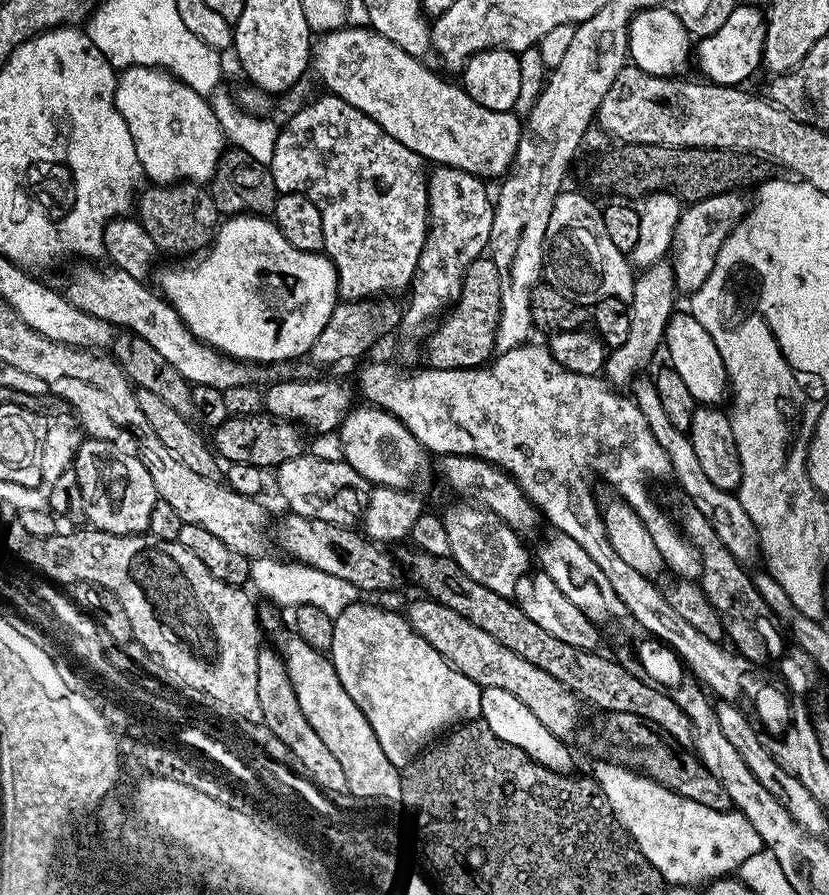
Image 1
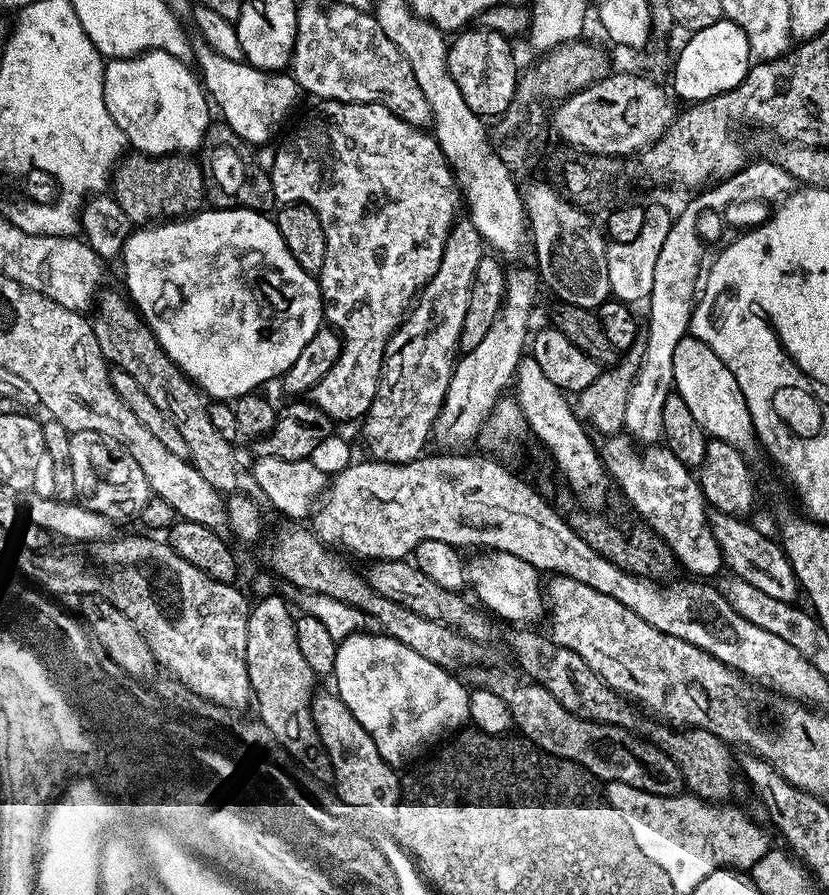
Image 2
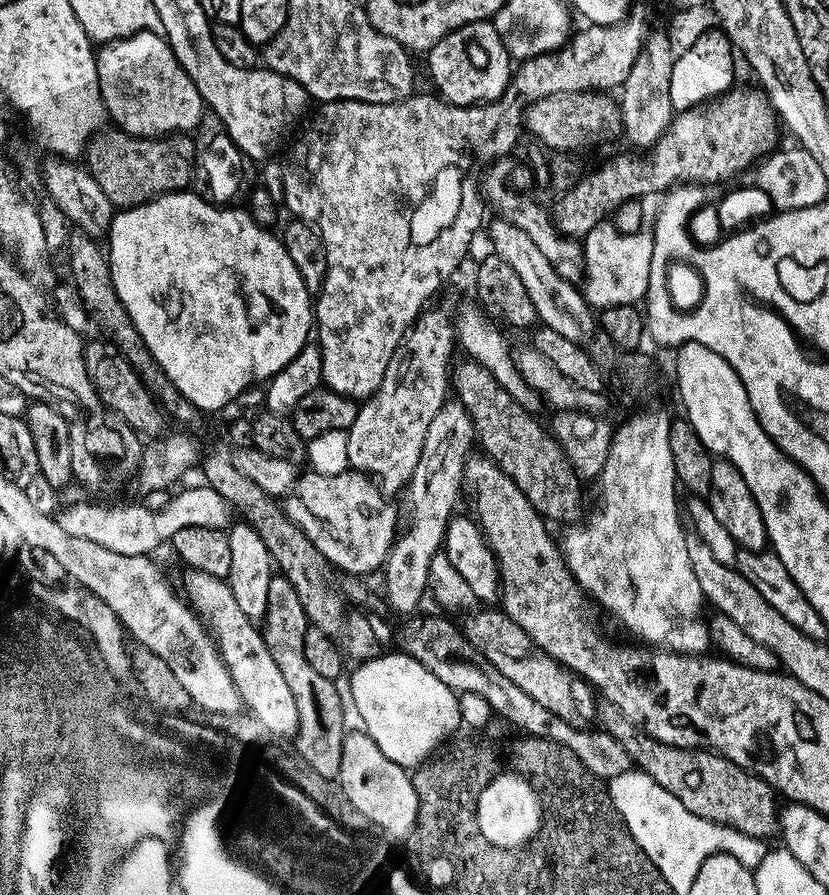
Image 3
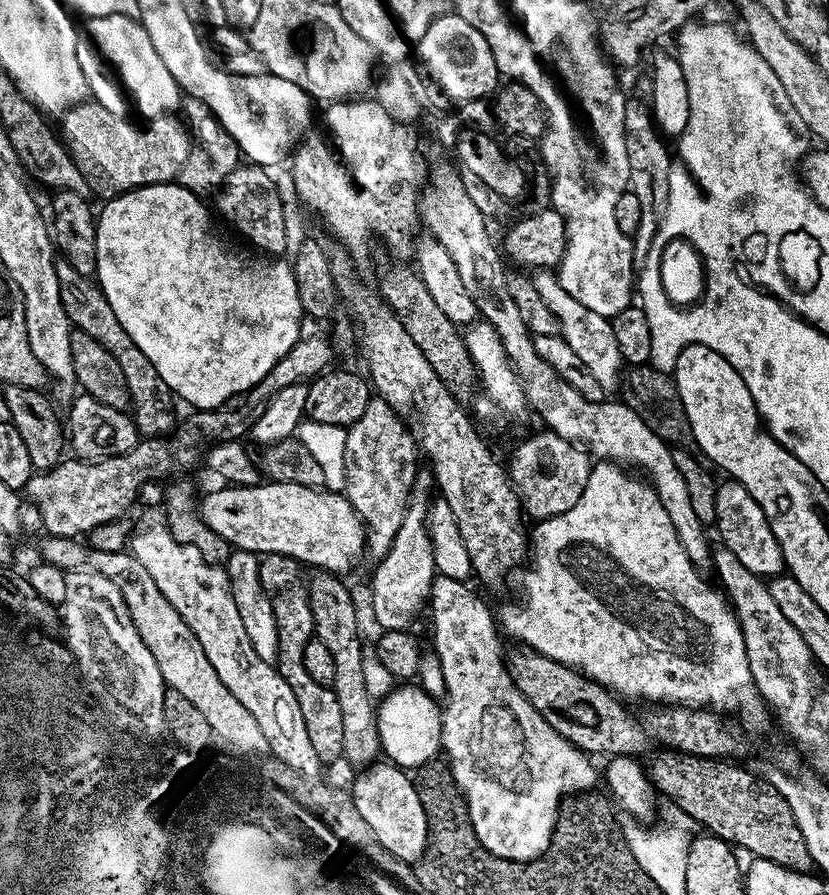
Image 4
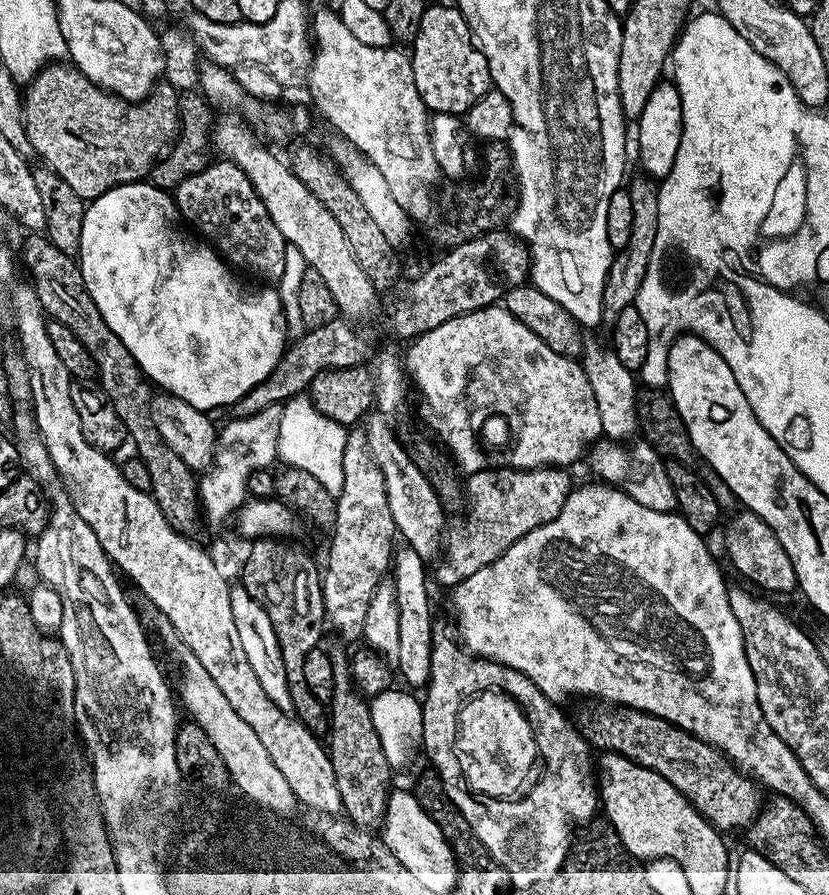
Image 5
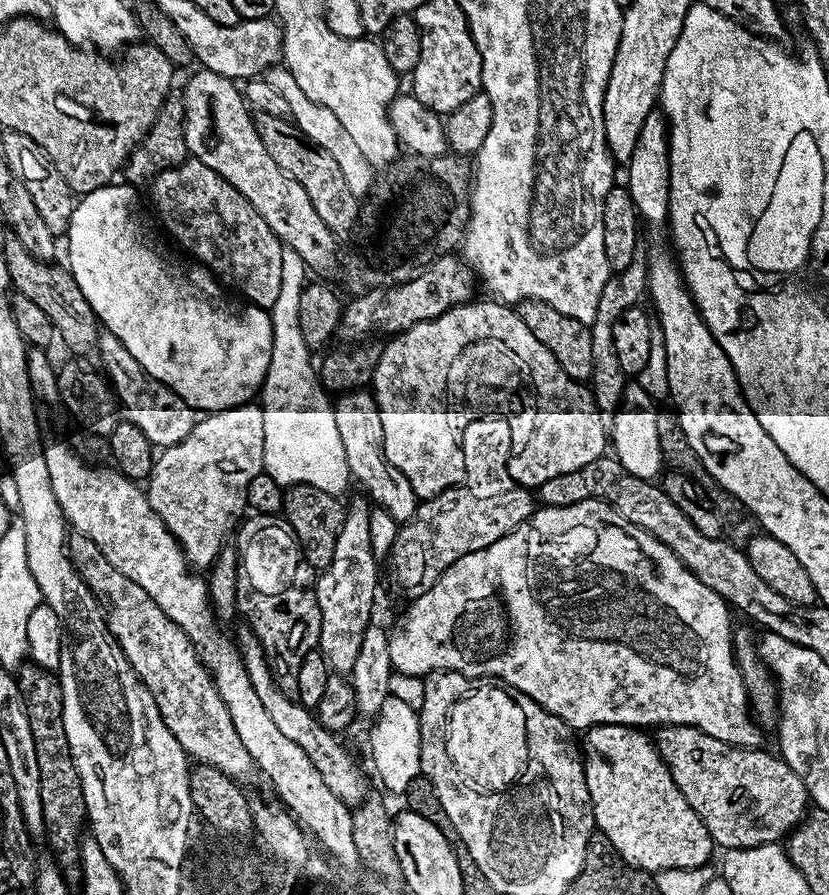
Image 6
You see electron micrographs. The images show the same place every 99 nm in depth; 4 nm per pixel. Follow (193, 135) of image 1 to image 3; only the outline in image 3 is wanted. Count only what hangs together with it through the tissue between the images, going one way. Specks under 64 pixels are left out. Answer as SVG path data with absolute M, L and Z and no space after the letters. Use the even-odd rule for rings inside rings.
M139 32L124 40L113 40L96 52L96 69L100 75L100 93L104 99L104 111L117 129L131 136L170 136L188 134L199 129L200 119L205 114L204 99L198 94L192 79L182 70L174 58L172 47L159 32Z

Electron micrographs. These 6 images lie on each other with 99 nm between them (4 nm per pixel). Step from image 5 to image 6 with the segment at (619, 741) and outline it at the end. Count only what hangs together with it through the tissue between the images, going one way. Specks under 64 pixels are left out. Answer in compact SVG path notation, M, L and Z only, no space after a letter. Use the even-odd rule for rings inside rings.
M665 724L657 727L655 732L658 754L672 771L678 790L682 790L682 798L686 798L694 814L702 818L702 826L706 826L713 845L720 847L721 844L721 849L727 850L774 844L783 841L808 815L810 801L806 786L779 755L771 756L760 748L739 748L722 742L722 738L710 738L710 734L685 724Z

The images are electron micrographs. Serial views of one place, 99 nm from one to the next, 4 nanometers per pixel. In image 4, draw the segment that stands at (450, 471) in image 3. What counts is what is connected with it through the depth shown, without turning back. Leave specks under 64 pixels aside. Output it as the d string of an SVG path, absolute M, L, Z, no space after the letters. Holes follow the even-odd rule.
M417 475L410 493L408 507L404 510L402 526L398 526L398 534L394 534L394 540L386 553L379 561L376 573L372 576L372 616L384 630L404 630L409 627L408 623L419 614L425 611L432 594L432 577L437 575L436 563L432 554L432 543L428 537L427 523L430 499L428 500L428 487L433 487L434 481L431 475Z

